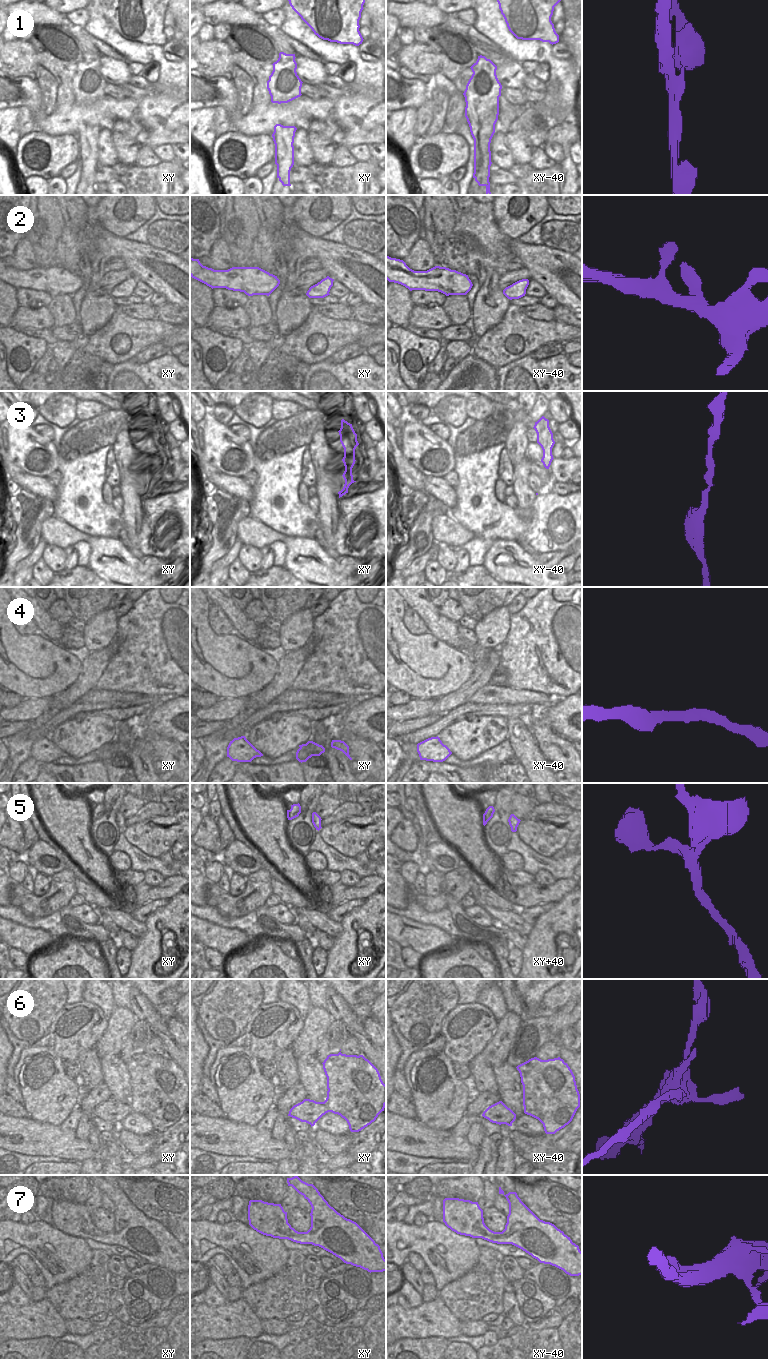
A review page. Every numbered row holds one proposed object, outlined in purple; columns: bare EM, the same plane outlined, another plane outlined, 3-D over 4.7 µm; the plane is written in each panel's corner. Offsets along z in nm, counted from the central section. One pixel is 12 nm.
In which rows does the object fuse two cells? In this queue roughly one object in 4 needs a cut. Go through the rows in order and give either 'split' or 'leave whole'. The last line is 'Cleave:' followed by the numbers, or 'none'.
1: split
2: leave whole
3: leave whole
4: leave whole
5: leave whole
6: split
7: leave whole
Cleave: 1, 6

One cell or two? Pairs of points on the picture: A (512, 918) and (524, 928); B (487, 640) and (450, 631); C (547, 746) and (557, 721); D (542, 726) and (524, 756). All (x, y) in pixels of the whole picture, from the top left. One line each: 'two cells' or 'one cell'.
A: one cell
B: two cells
C: two cells
D: two cells

